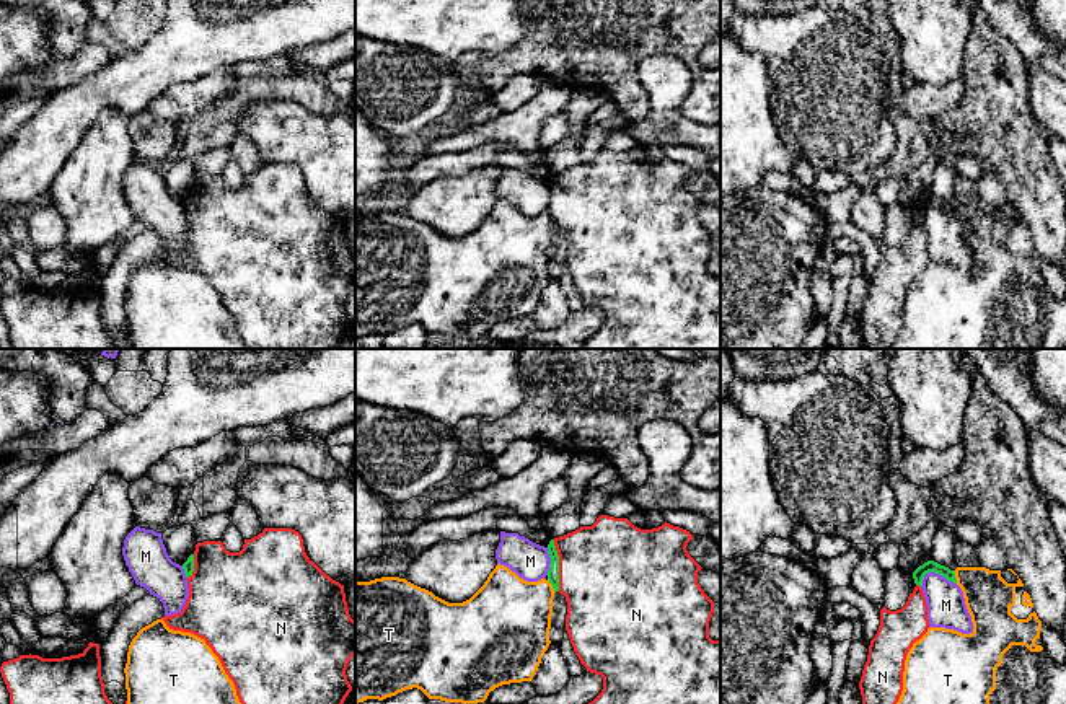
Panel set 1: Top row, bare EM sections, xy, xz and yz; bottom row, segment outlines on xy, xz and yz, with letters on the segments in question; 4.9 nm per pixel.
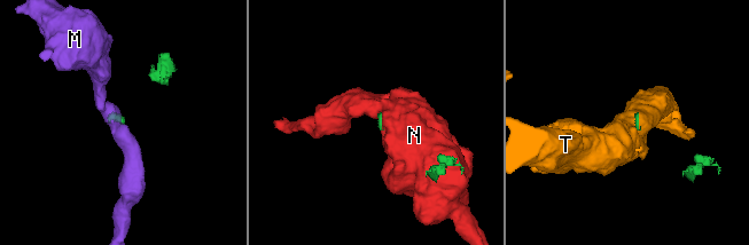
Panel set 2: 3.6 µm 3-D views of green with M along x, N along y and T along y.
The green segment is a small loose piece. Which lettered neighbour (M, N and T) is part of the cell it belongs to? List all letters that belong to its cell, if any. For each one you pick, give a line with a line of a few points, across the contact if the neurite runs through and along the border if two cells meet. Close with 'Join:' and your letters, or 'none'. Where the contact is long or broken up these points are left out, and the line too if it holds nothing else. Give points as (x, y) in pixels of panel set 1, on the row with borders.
Join: N

